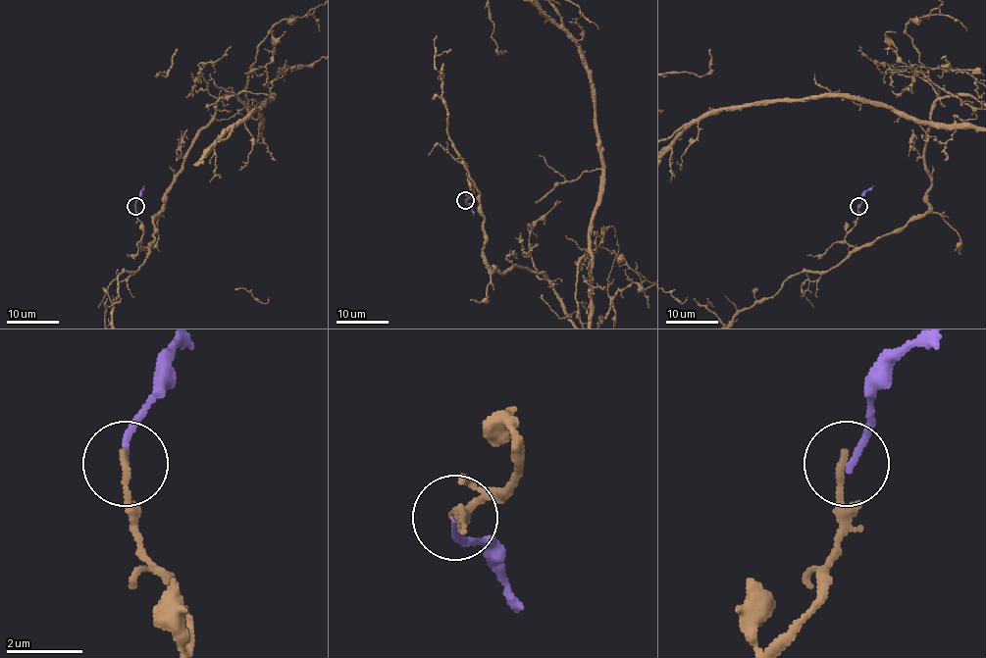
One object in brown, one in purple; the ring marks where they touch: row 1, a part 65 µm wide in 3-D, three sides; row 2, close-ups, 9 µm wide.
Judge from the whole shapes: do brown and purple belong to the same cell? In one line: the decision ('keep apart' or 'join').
keep apart

